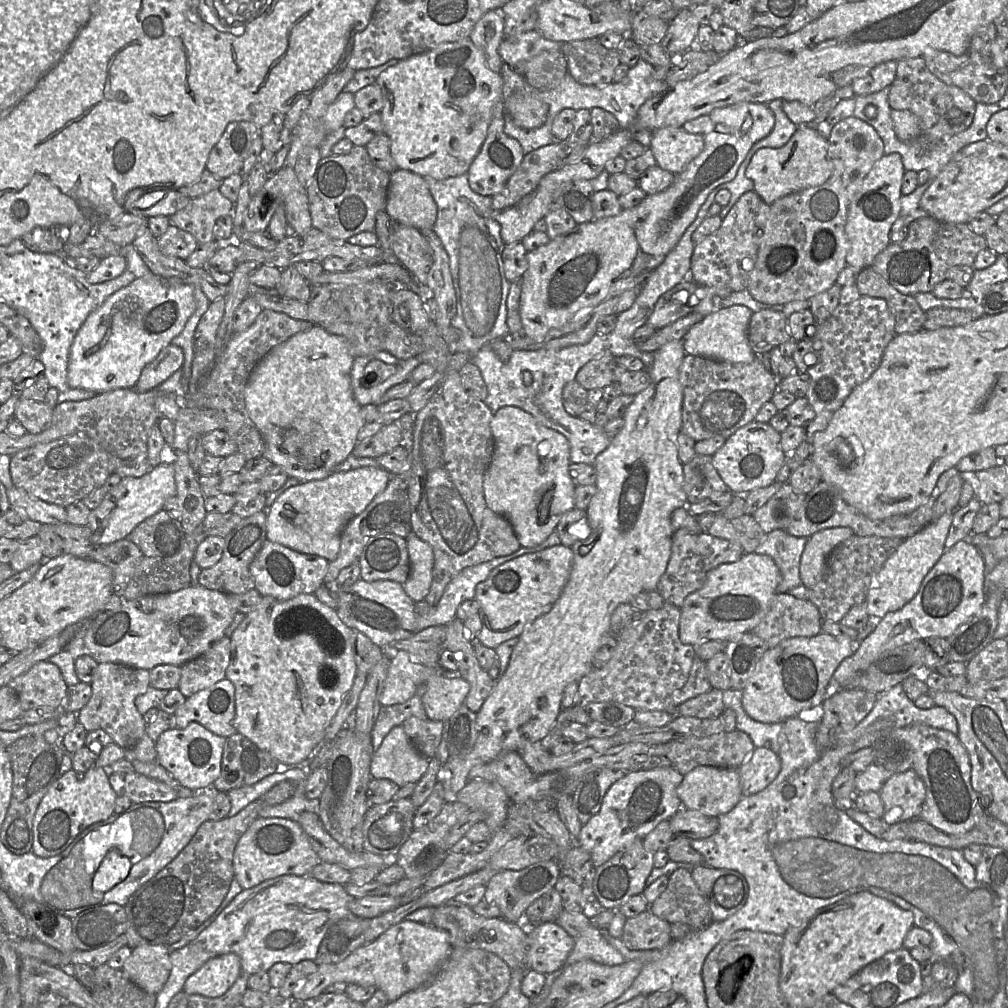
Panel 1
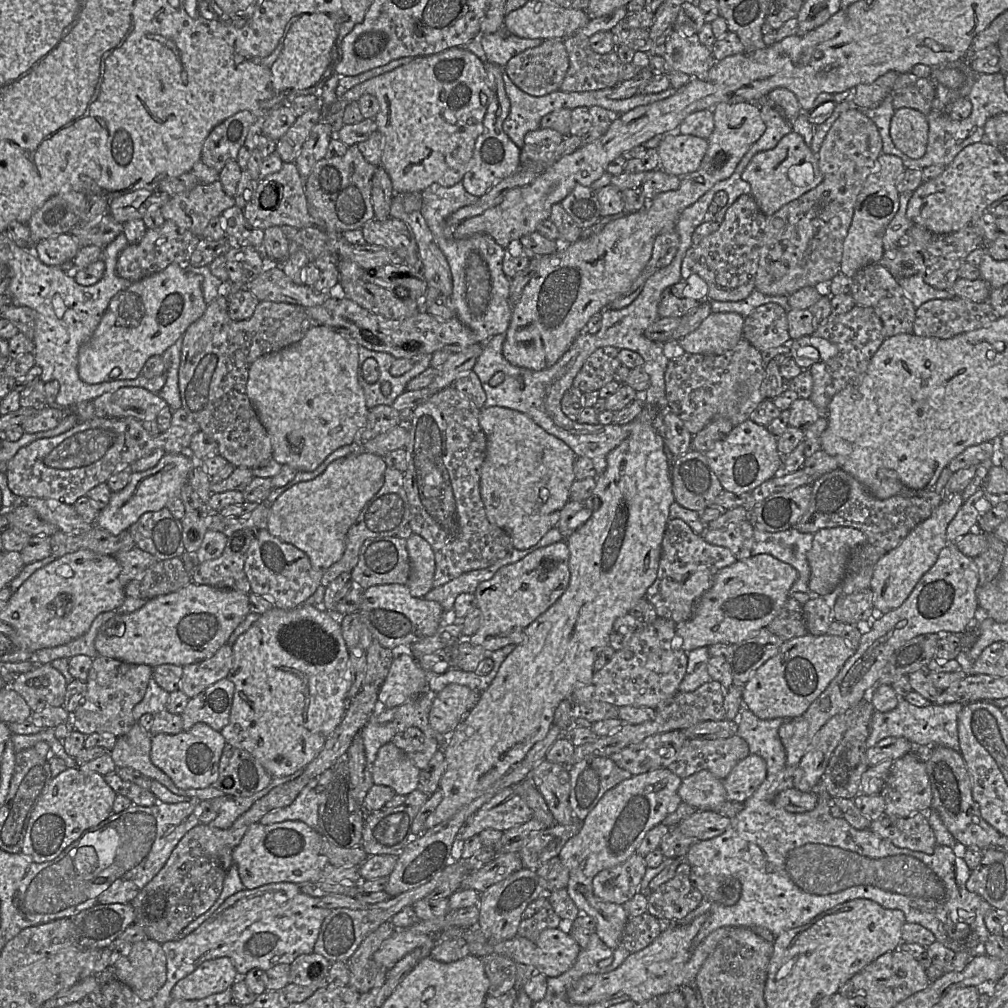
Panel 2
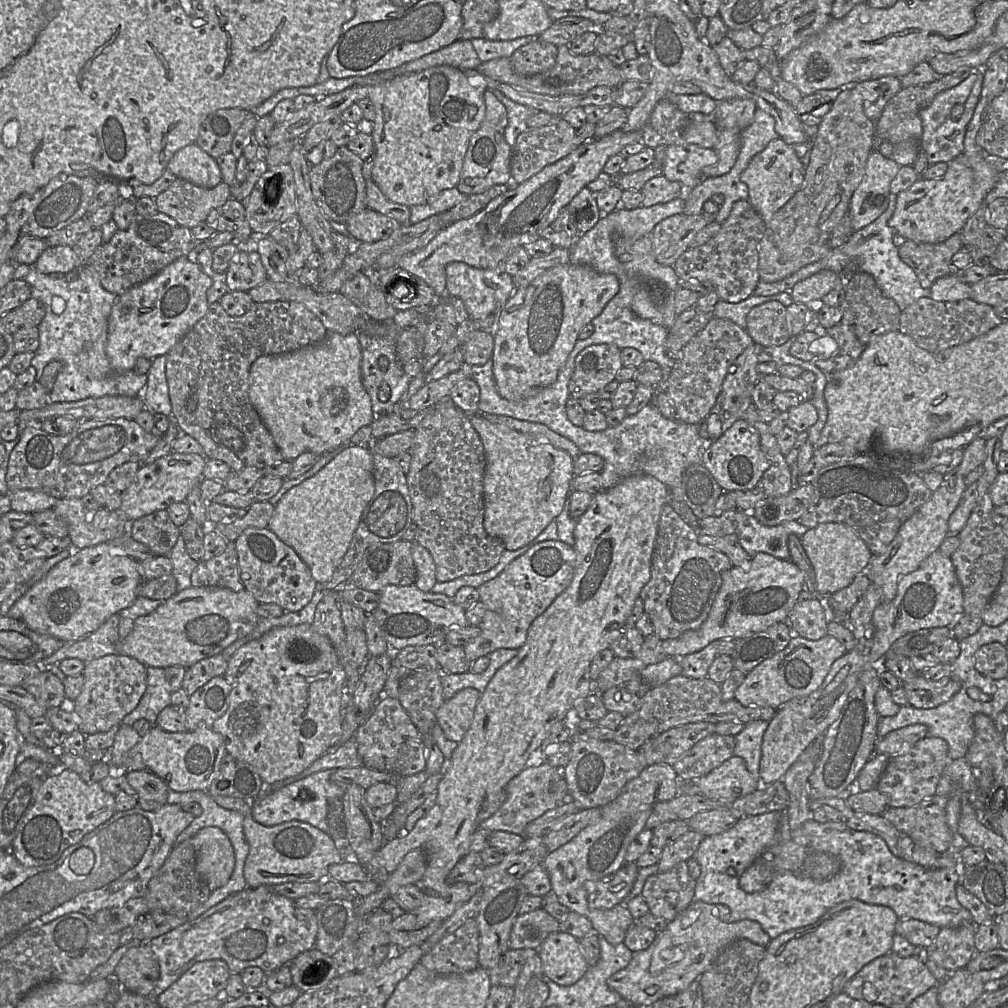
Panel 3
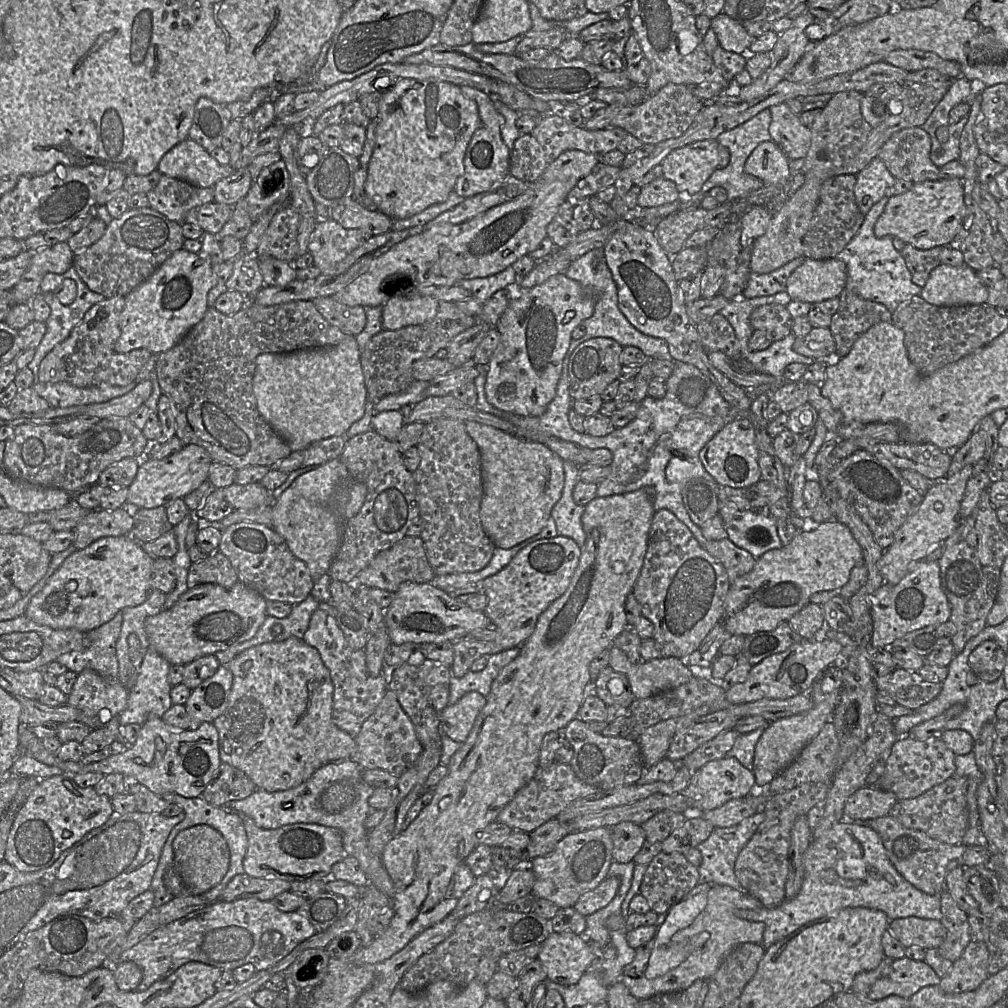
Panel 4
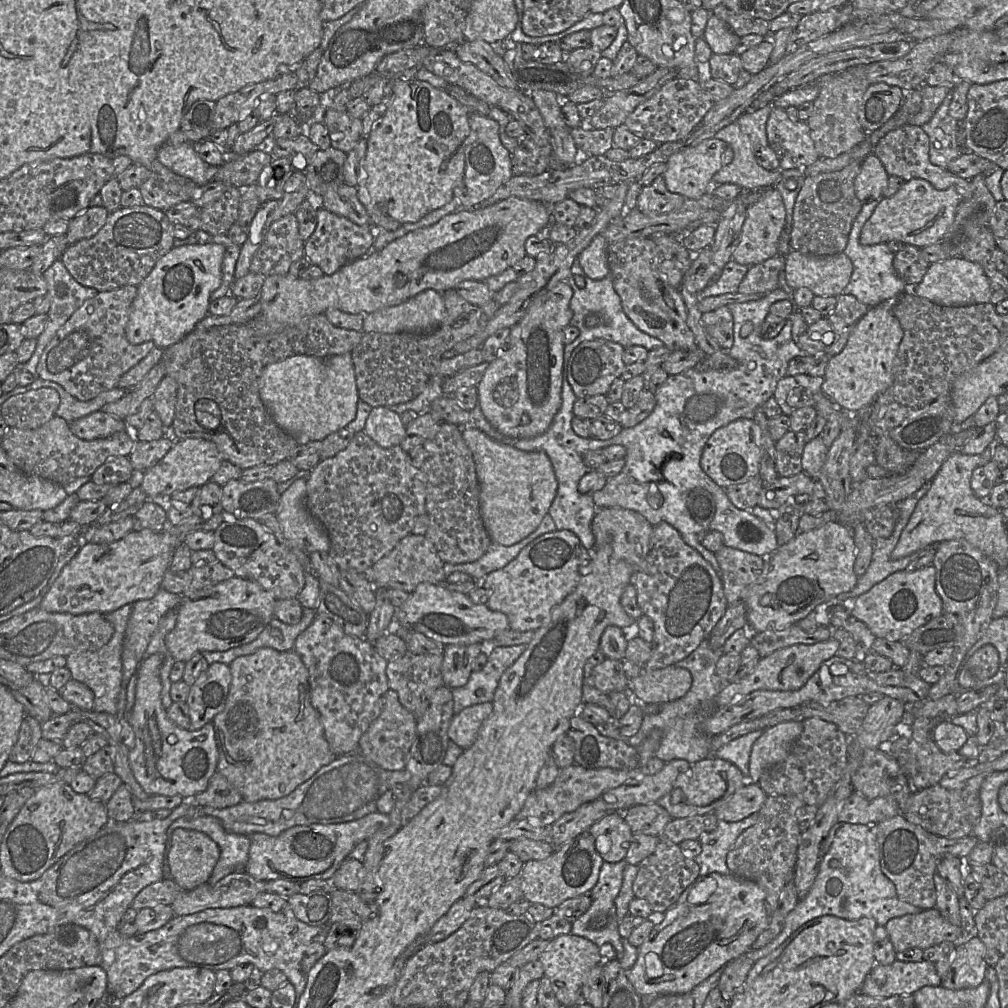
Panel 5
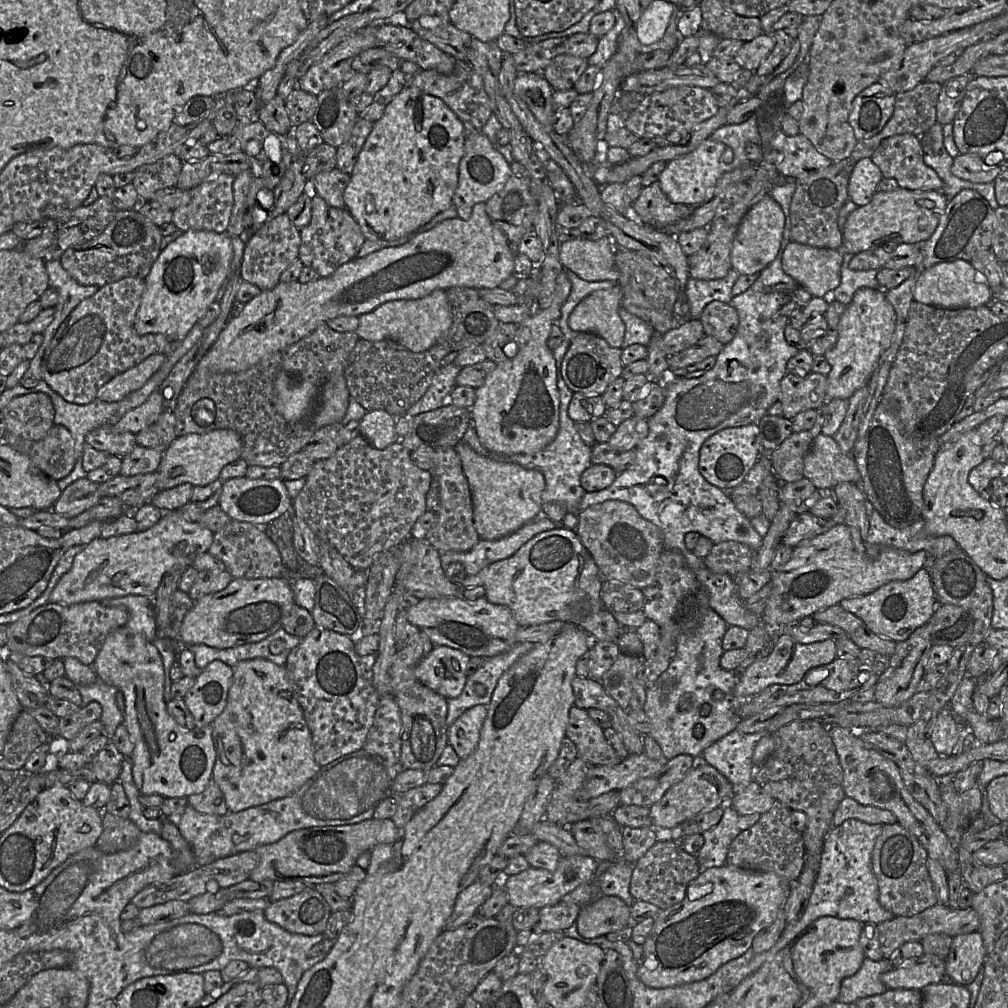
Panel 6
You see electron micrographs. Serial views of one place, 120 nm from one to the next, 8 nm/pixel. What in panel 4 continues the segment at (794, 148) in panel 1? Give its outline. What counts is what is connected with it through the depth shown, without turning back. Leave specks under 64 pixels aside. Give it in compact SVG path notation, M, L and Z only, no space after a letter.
M772 140L760 143L753 150L744 170L760 179L764 185L784 185L792 176L789 159Z

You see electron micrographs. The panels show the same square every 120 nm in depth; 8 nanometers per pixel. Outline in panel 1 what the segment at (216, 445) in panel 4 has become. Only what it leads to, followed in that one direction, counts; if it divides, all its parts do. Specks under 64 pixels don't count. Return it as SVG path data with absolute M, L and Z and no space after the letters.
M225 297L210 303L202 315L194 333L193 361L188 383L187 401L189 407L214 409L224 413L226 425L224 431L234 440L237 452L246 460L262 456L264 440L248 415L245 406L245 387L256 364L275 346L291 336L310 329L313 324L306 320L291 318L285 313L263 309L254 323L245 331L234 333L224 349L216 346L216 334L225 310Z

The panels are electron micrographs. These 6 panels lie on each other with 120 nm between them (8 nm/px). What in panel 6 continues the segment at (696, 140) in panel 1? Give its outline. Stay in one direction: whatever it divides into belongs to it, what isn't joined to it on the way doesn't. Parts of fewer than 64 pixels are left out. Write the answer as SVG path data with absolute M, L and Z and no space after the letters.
M708 138L694 151L667 162L659 177L664 194L674 203L692 205L701 203L724 173L722 154L726 147L724 143Z

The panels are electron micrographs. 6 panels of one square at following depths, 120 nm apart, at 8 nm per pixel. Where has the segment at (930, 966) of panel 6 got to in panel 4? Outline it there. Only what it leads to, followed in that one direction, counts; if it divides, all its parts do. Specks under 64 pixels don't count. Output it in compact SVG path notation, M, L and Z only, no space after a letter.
M885 956L876 969L856 975L851 992L863 1000L882 1000L891 995L910 999L921 988L937 986L940 981L941 978L924 960L916 961L907 957L893 959Z

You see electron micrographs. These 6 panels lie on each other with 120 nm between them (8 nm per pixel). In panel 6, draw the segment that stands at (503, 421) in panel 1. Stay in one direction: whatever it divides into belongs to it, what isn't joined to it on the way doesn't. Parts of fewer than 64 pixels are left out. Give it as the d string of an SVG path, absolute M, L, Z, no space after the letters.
M460 441L455 447L468 480L474 526L480 539L498 540L536 520L542 512L541 495L545 478L538 470L526 469L516 463L500 462L482 456Z

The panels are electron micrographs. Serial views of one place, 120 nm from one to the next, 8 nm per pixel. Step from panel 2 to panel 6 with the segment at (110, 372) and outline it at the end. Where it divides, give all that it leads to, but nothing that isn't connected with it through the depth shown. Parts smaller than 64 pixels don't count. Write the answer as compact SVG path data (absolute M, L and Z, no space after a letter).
M189 230L163 249L145 278L134 328L139 335L163 334L170 341L181 341L202 318L227 278L233 260L231 236L206 230Z

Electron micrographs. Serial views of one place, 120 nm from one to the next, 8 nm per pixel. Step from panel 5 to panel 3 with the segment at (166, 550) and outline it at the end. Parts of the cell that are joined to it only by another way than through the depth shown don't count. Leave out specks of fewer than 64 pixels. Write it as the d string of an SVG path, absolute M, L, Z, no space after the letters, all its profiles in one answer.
M107 542L74 550L15 602L8 617L64 643L86 638L110 616L134 603L142 583L137 562Z

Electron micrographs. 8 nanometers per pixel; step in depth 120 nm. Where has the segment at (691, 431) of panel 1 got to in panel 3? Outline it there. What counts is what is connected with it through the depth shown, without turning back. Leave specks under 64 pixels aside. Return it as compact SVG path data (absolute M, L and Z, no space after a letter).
M713 317L684 346L666 380L666 392L673 402L677 420L700 425L707 418L721 392L729 367L752 343L745 329L728 319Z

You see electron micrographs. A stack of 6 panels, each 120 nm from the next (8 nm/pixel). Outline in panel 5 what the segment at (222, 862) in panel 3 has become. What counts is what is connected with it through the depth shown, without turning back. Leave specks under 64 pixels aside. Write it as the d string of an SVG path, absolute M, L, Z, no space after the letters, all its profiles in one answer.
M175 829L166 854L169 876L184 891L208 882L220 856L218 845L206 834Z

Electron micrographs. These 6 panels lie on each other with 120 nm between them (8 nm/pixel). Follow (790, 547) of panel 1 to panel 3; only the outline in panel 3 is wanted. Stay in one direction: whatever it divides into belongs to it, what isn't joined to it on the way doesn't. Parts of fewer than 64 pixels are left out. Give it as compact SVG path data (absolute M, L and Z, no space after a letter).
M738 511L736 514L737 529L736 535L742 548L752 558L758 553L766 553L781 560L790 560L788 538L794 534L801 538L808 530L798 521L784 522L778 526L768 527L761 524L752 512Z

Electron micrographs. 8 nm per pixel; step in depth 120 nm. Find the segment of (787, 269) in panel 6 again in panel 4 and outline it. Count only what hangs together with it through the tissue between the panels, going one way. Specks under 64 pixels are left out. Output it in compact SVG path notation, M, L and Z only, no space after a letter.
M806 258L788 278L786 291L792 300L814 304L839 297L847 280L847 266L842 260Z

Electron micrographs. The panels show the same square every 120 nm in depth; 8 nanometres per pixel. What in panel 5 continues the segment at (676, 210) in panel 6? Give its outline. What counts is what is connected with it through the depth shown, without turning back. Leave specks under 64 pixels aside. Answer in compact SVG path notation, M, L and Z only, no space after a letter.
M659 176L651 185L642 187L636 209L647 215L664 214L680 208L685 200L681 195L669 192L663 176Z

